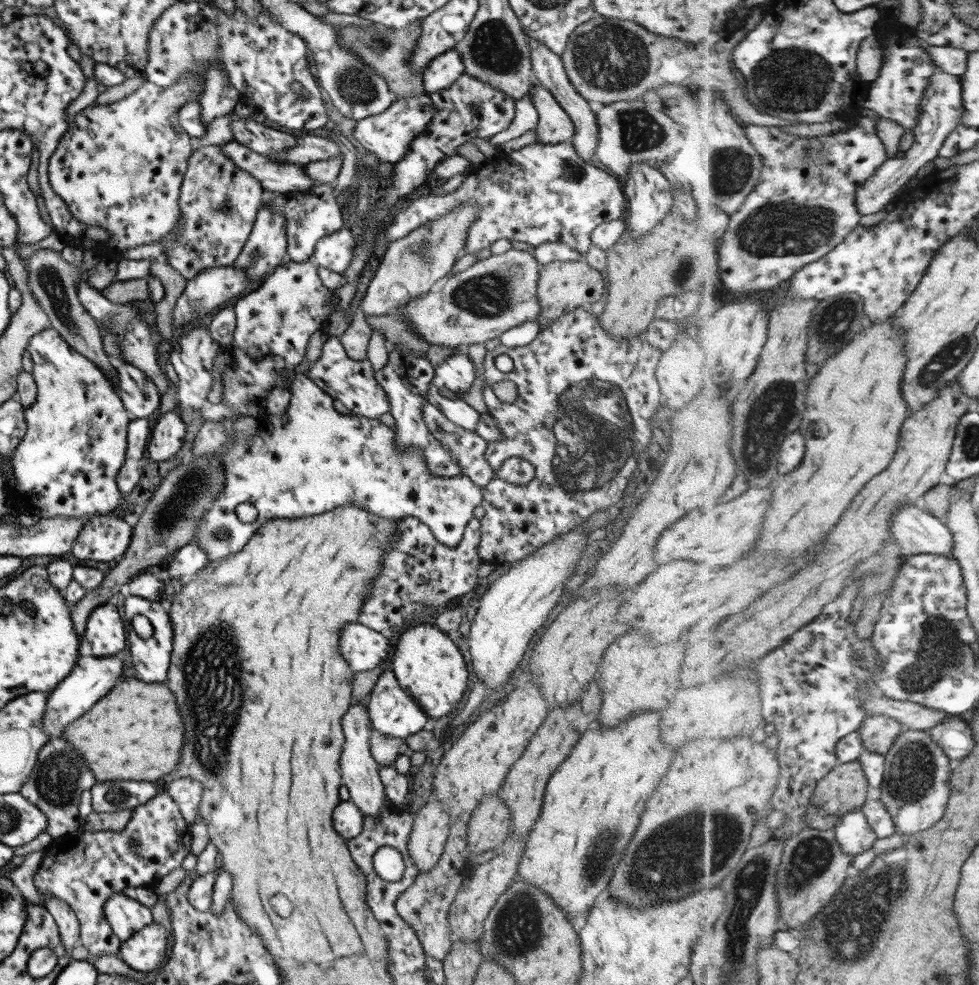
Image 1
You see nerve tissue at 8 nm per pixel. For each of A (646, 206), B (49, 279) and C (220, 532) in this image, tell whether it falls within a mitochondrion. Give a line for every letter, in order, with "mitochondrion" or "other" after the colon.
A: other
B: mitochondrion
C: mitochondrion

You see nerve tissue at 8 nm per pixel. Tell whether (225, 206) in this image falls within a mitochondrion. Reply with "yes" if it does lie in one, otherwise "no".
yes

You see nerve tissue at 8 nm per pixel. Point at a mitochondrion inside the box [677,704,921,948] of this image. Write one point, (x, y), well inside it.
(812, 857)

